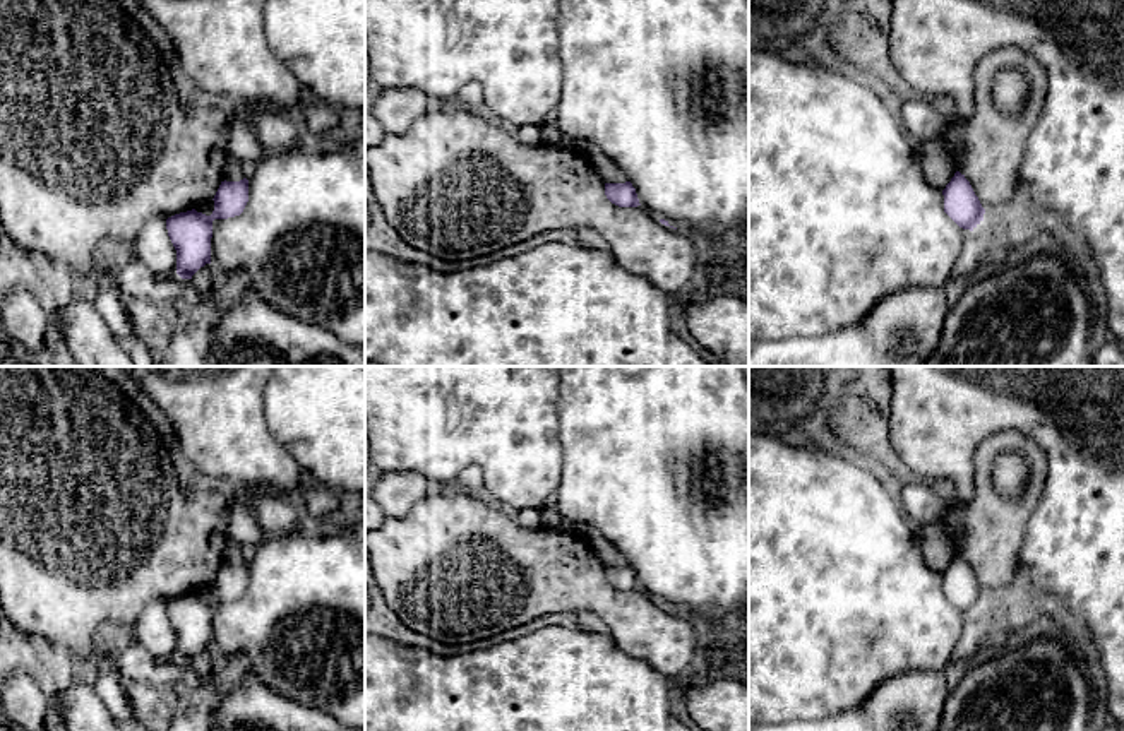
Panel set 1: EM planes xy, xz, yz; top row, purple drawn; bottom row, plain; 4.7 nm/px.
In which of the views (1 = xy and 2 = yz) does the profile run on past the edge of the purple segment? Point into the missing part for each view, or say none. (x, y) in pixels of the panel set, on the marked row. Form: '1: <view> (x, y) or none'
1: none
2: none

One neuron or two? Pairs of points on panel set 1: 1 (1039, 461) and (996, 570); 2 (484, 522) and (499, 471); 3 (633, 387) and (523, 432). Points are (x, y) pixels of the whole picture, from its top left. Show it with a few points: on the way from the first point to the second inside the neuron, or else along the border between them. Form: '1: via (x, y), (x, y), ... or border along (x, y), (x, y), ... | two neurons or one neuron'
1: via (1034, 488), (1028, 502), (996, 534), (996, 543) | one neuron
2: border along (485, 493), (513, 514) | two neurons
3: border along (559, 384), (557, 440), (562, 457) | two neurons

